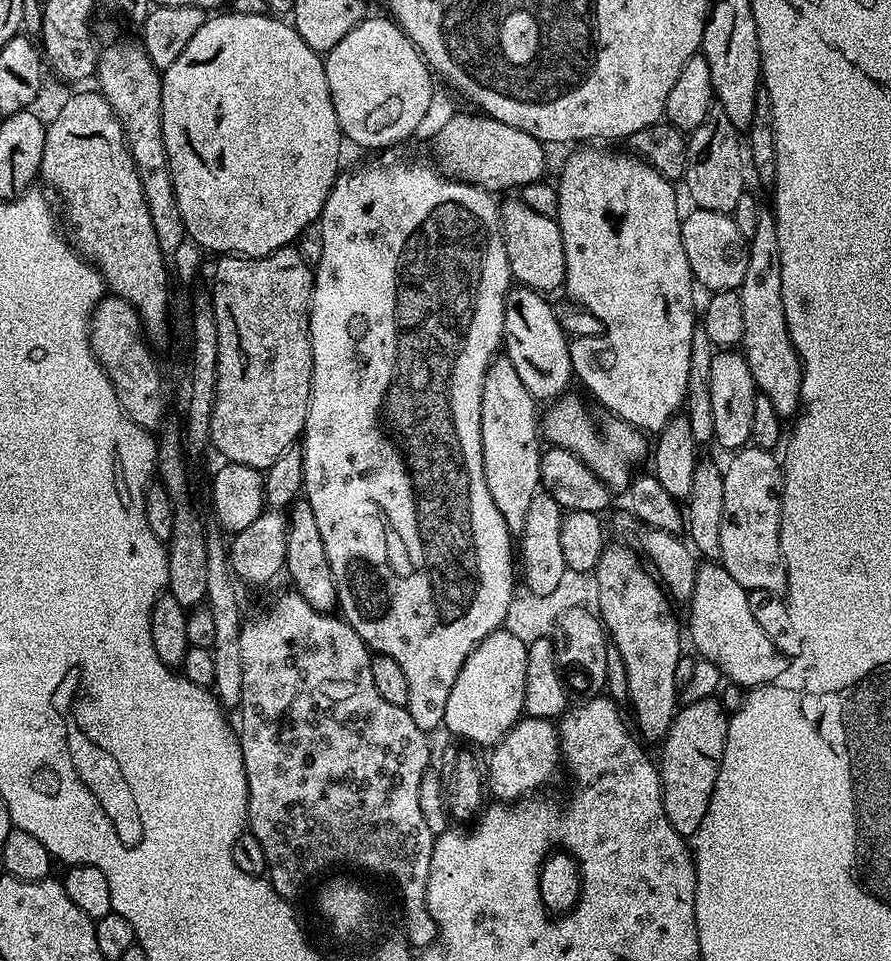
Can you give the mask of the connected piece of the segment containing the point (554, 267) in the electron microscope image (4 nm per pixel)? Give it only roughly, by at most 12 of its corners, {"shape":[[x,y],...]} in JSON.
{"shape":[[519,198],[500,204],[513,281],[563,289],[560,225]]}

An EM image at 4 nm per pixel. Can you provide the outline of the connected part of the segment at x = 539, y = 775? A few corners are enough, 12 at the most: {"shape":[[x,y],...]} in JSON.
{"shape":[[525,715],[486,756],[497,801],[531,797],[561,771],[560,733]]}

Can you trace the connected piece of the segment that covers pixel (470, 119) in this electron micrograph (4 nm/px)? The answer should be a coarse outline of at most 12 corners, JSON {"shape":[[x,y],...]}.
{"shape":[[452,116],[439,171],[489,194],[545,179],[545,145],[493,116]]}

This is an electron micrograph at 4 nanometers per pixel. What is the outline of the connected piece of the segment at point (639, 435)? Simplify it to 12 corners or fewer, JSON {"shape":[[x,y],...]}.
{"shape":[[573,394],[547,405],[542,436],[624,490],[650,440],[624,420],[596,428]]}

